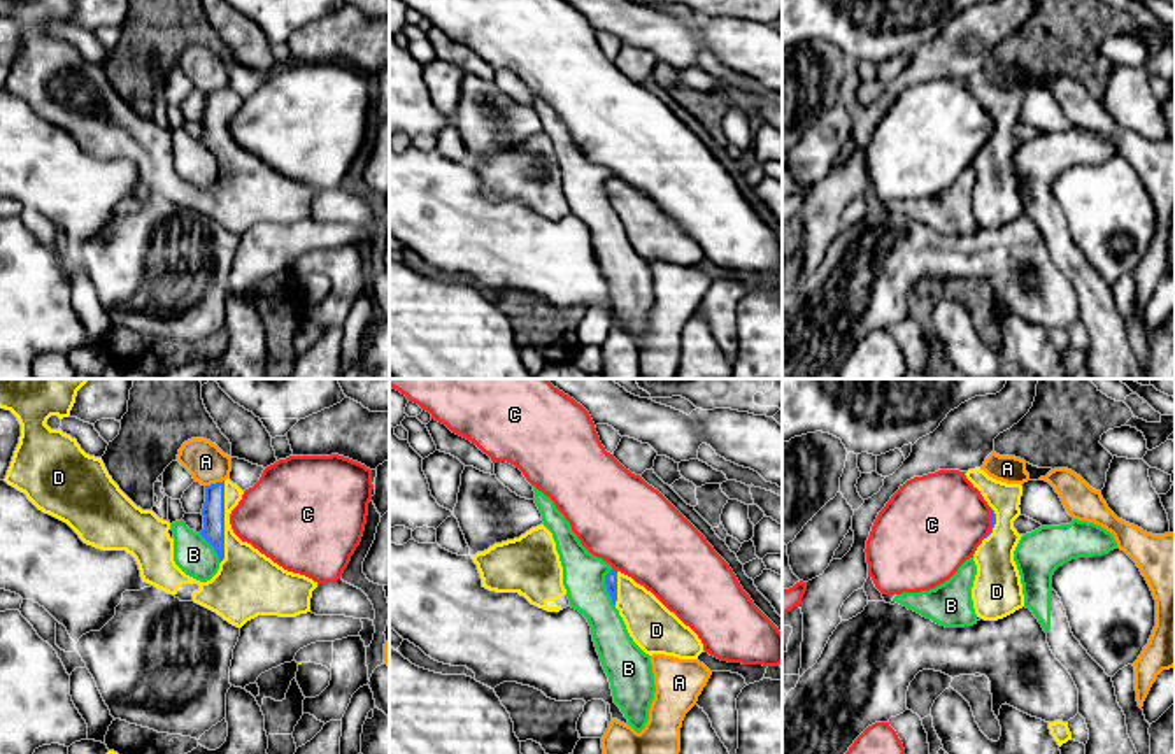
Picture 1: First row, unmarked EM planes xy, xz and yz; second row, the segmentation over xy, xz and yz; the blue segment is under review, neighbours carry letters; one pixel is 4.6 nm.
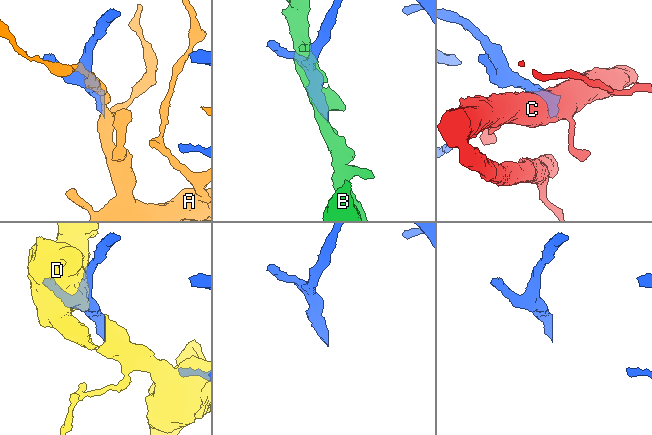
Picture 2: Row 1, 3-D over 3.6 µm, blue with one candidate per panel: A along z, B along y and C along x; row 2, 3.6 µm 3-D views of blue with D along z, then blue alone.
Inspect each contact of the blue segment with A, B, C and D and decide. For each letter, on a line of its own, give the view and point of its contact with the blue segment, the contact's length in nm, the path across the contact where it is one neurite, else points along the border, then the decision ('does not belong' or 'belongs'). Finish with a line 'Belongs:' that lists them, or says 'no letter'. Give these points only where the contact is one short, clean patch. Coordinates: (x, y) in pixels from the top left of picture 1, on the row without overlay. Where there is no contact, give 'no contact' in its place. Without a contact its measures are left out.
A: contact xy (216, 90); length 90 nm; does not belong
B: contact xz (607, 195); length 180 nm; border xz (611, 176), (605, 183), (605, 197), (614, 213); does not belong
C: contact yz (993, 130); length 140 nm; does not belong
D: contact xy (223, 130); length 380 nm; belongs
Belongs: D

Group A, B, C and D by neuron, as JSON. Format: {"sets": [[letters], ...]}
{"sets": [["A"], ["B"], ["C"], ["D"]]}

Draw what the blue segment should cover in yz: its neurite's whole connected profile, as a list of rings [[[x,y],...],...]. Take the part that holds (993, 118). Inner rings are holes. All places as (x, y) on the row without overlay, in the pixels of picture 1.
[[[980,75],[965,82],[993,117],[993,135],[973,161],[973,216],[980,226],[998,228],[1024,214],[1021,182],[1014,168],[1014,158],[1022,144],[1014,135],[1021,123],[1022,93],[996,88]]]

